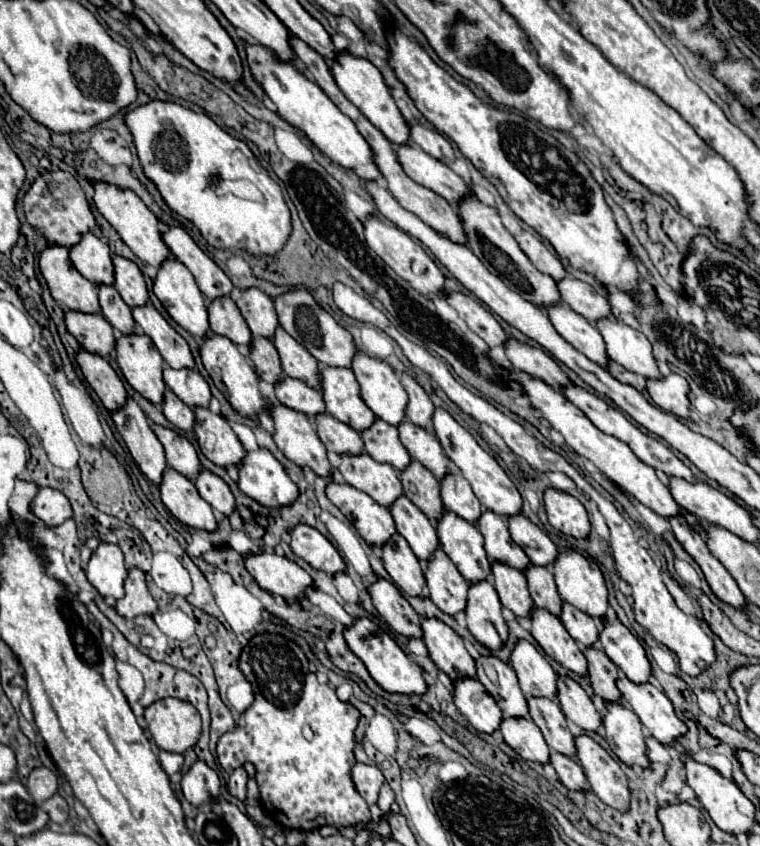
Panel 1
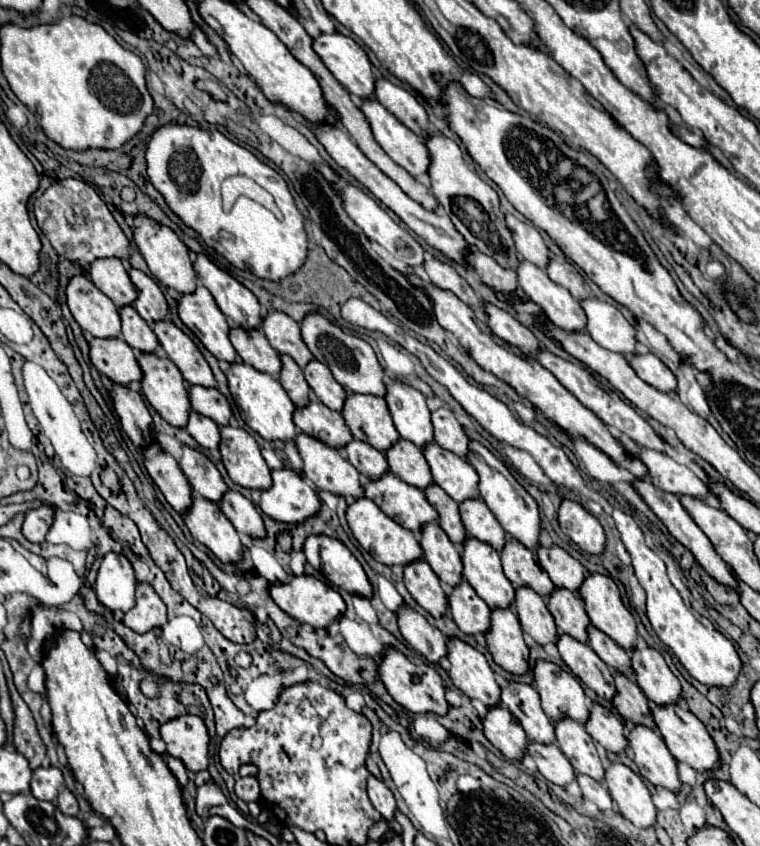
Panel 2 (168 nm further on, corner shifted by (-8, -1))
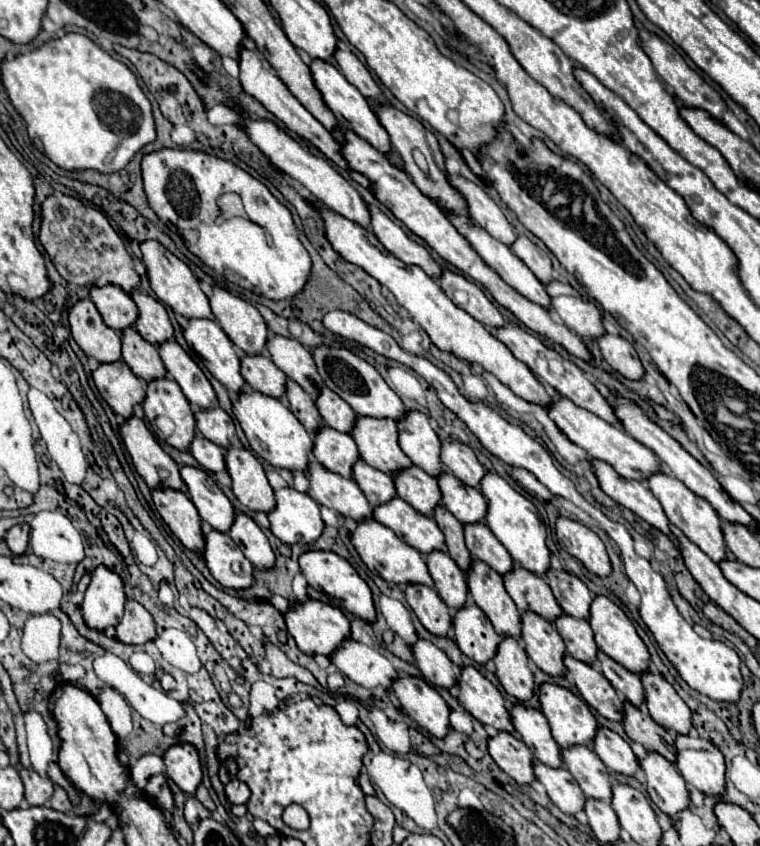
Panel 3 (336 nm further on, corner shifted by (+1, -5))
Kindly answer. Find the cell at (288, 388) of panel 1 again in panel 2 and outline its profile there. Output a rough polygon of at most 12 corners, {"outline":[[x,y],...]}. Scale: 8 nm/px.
{"outline":[[317,399],[297,409],[301,433],[343,449],[353,439],[343,415]]}

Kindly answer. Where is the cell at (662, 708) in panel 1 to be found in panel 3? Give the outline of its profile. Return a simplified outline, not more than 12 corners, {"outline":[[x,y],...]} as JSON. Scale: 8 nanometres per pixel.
{"outline":[[676,735],[676,767],[708,795],[724,793],[724,757],[702,737]]}

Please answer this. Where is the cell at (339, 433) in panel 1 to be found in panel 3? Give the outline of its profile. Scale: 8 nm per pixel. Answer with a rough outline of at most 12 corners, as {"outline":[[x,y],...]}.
{"outline":[[358,459],[352,477],[372,507],[390,501],[390,475]]}

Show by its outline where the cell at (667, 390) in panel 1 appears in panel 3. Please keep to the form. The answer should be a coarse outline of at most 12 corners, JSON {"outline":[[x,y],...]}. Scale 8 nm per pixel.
{"outline":[[598,339],[608,365],[628,381],[644,379],[638,353],[626,339]]}

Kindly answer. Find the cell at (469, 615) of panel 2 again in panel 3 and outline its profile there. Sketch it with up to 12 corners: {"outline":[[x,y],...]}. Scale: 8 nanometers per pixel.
{"outline":[[478,605],[452,615],[454,641],[482,665],[502,637]]}

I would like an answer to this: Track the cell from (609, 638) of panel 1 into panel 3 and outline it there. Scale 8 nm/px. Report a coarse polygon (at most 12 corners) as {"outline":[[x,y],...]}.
{"outline":[[642,673],[650,717],[688,733],[690,709],[660,673]]}

